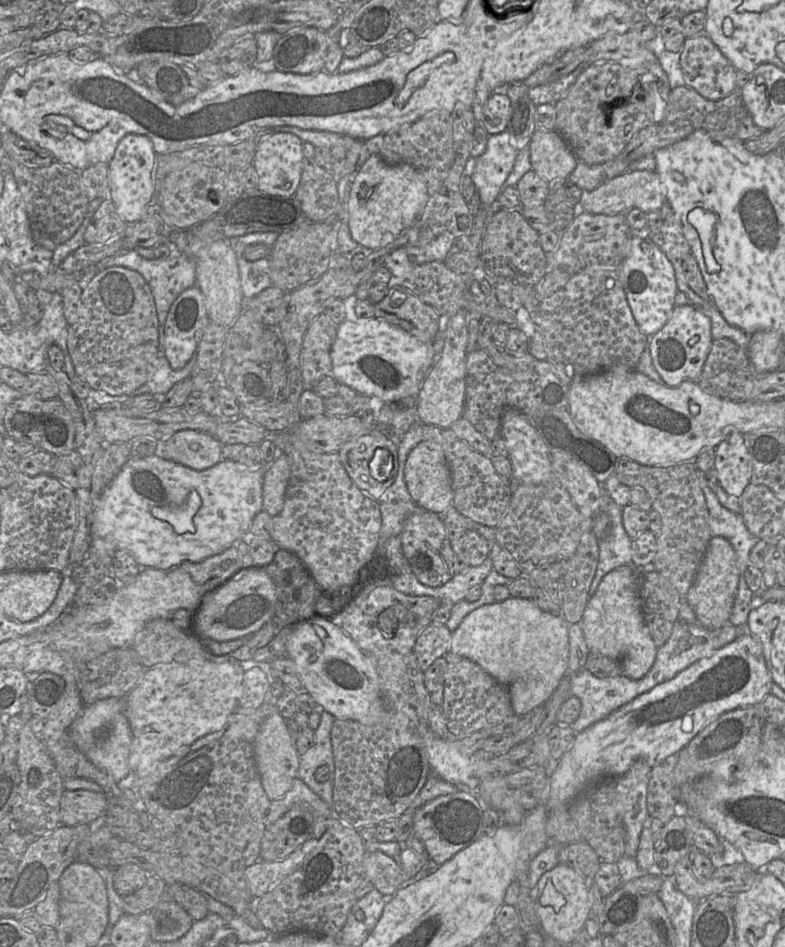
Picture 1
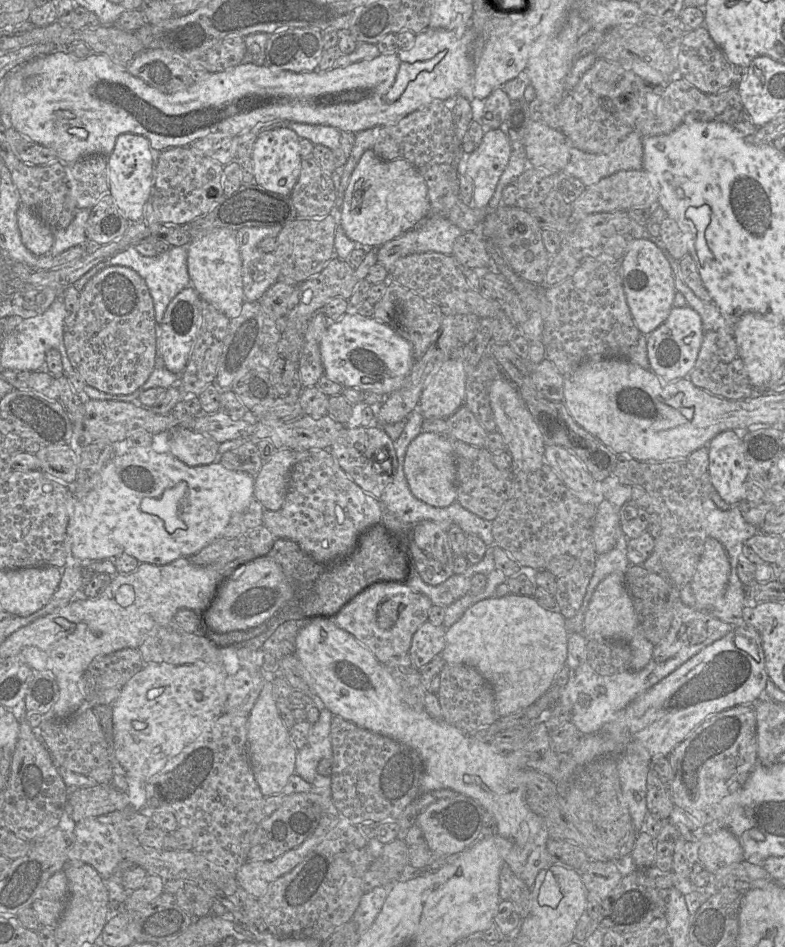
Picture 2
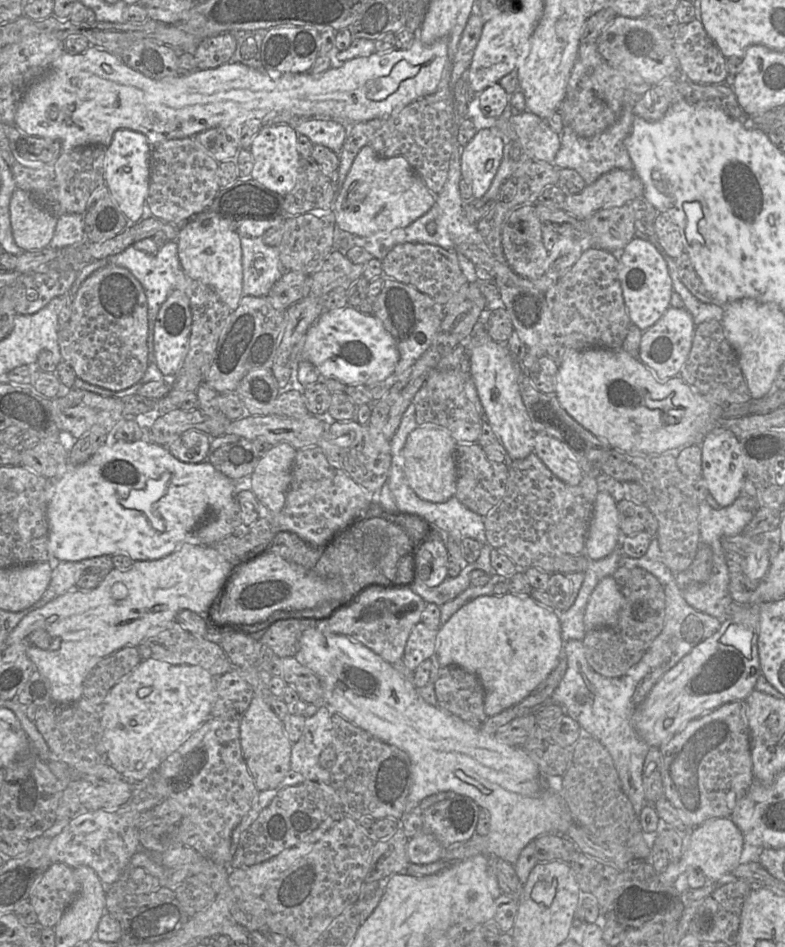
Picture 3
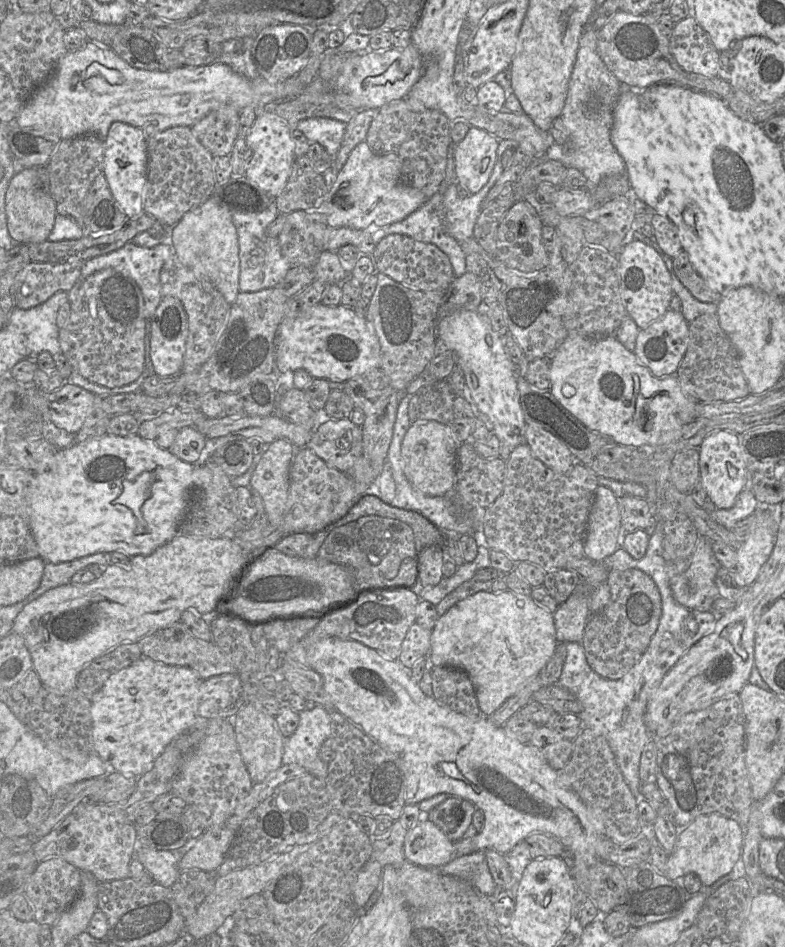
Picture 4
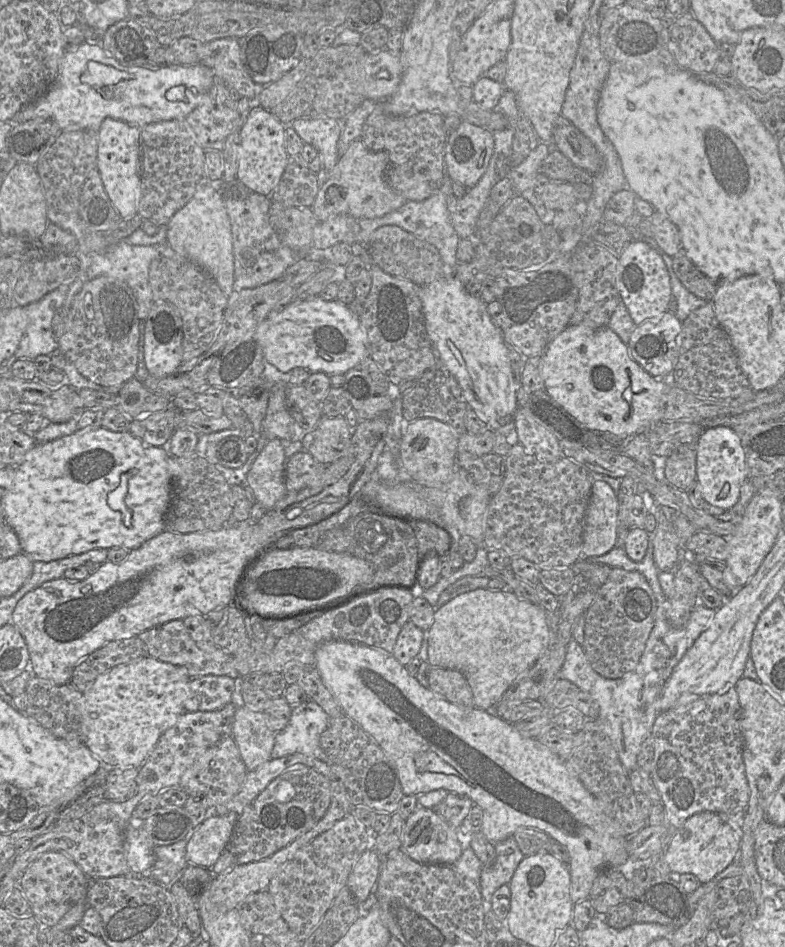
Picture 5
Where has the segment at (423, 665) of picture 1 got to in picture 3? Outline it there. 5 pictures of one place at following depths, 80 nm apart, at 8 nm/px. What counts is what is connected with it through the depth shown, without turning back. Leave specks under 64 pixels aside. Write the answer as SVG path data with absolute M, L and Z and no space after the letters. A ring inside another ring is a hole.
M422 622L414 625L407 639L402 658L409 669L414 671L421 662L434 654L436 636L436 629L430 629Z

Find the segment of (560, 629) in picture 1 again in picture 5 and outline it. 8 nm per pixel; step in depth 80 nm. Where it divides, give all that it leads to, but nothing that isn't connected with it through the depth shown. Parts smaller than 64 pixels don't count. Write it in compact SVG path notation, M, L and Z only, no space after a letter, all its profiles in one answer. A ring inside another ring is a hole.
M488 588L476 589L451 599L446 604L435 610L434 621L428 630L428 662L431 667L443 667L460 671L466 678L472 694L475 707L484 711L494 710L495 705L502 699L510 685L522 674L528 671L533 664L547 652L550 646L550 628L548 613L539 605L534 605L518 598L511 590L491 590Z

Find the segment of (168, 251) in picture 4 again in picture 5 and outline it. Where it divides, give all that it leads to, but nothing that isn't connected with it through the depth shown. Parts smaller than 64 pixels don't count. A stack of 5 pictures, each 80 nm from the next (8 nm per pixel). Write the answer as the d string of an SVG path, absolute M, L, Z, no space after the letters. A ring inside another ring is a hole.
M120 241L117 244L109 247L106 251L92 256L92 262L86 271L81 272L79 277L75 279L69 286L68 293L65 298L63 307L69 310L72 306L75 295L82 289L86 281L100 276L110 276L116 279L121 279L128 284L132 289L133 294L138 303L138 318L139 318L139 351L138 351L138 367L135 374L136 379L143 382L149 375L144 363L144 331L145 321L149 311L153 305L154 298L149 284L149 268L151 262L159 255L159 245L134 245L129 241Z

